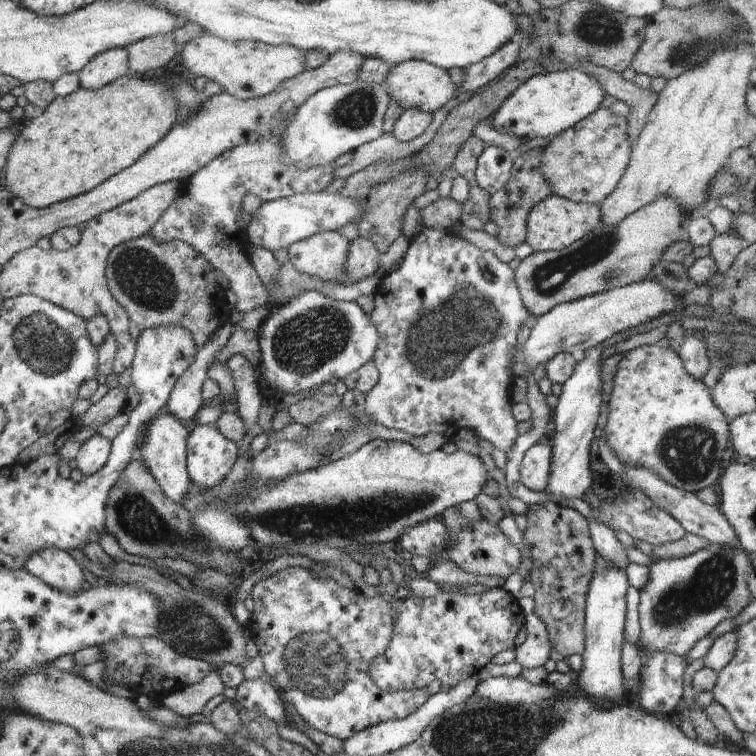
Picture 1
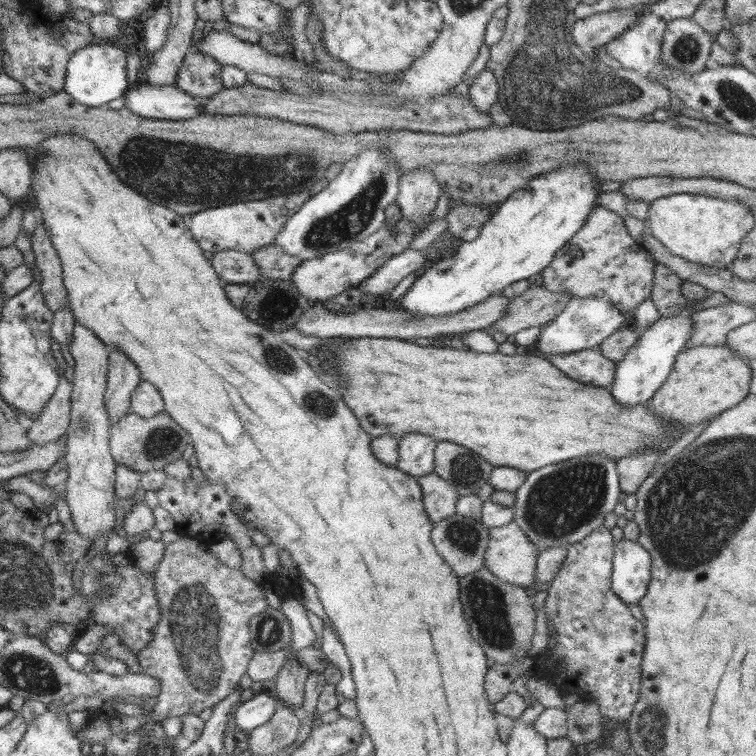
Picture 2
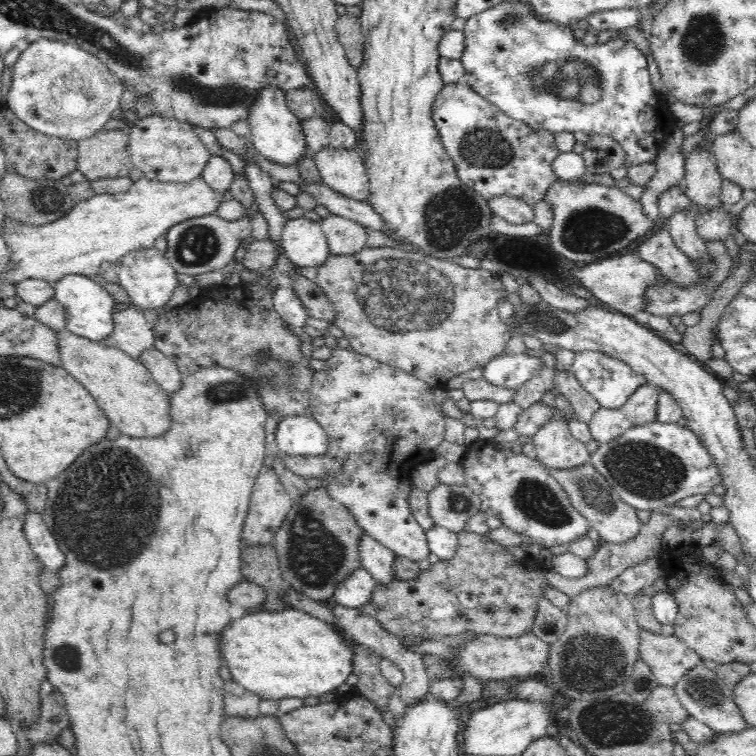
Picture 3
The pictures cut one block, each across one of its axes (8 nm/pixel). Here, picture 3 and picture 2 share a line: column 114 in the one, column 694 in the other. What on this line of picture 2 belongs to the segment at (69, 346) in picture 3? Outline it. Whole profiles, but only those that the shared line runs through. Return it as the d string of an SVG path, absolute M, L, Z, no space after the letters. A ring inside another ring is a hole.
M695 346L691 350L681 350L675 356L675 364L667 380L657 388L647 404L657 416L673 420L689 430L691 426L697 426L709 418L713 420L721 412L737 406L749 394L749 382L751 368L737 354L725 346Z

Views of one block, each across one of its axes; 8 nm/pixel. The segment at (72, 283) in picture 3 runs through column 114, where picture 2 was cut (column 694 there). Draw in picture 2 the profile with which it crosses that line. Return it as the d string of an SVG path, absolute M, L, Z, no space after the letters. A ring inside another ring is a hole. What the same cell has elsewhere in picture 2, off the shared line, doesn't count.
M689 300L689 304L681 306L677 312L673 312L669 316L661 316L637 338L637 342L625 352L623 360L617 362L613 382L609 384L609 392L619 406L633 408L633 406L645 404L653 398L657 388L667 380L667 376L675 364L675 356L683 350L683 346L687 346L687 340L693 330L691 314L695 312L695 306L699 306L699 304L701 304L701 300Z

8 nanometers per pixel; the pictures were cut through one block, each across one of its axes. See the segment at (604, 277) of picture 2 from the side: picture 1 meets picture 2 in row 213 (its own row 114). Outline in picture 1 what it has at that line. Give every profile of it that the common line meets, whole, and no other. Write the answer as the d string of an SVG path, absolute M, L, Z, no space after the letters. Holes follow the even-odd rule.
M607 106L589 114L587 120L555 136L541 154L541 174L547 178L553 196L573 204L599 206L617 188L629 166L625 118L613 116Z

